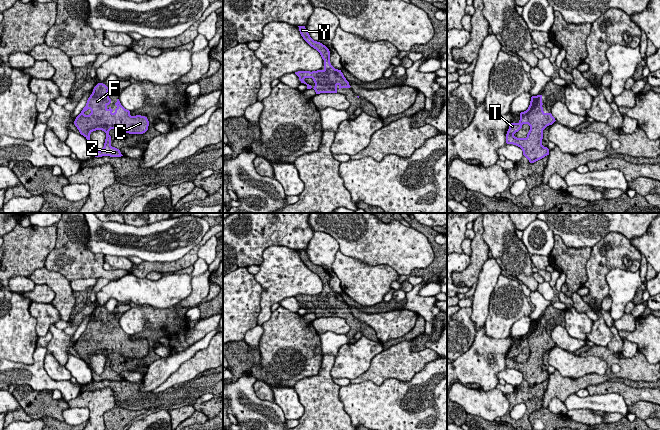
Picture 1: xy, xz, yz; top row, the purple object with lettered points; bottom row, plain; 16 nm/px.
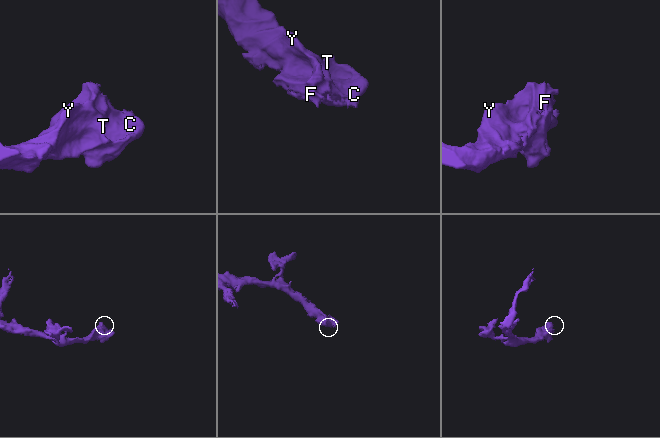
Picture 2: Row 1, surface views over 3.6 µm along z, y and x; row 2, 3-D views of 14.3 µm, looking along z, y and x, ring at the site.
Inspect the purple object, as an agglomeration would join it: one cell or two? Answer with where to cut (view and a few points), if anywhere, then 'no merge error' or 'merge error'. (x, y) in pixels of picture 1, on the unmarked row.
no cut | no merge error

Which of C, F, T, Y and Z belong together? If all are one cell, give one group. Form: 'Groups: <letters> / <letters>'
Groups: C F T Y Z

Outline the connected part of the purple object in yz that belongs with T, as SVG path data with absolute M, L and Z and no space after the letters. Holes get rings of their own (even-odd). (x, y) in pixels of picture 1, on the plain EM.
M542 319L532 320L528 333L520 337L518 347L511 347L506 358L506 367L520 371L523 379L534 387L549 379L549 373L542 369L543 354L556 344L551 337L545 337L542 331ZM523 348L528 348L530 354L526 362L514 360Z

